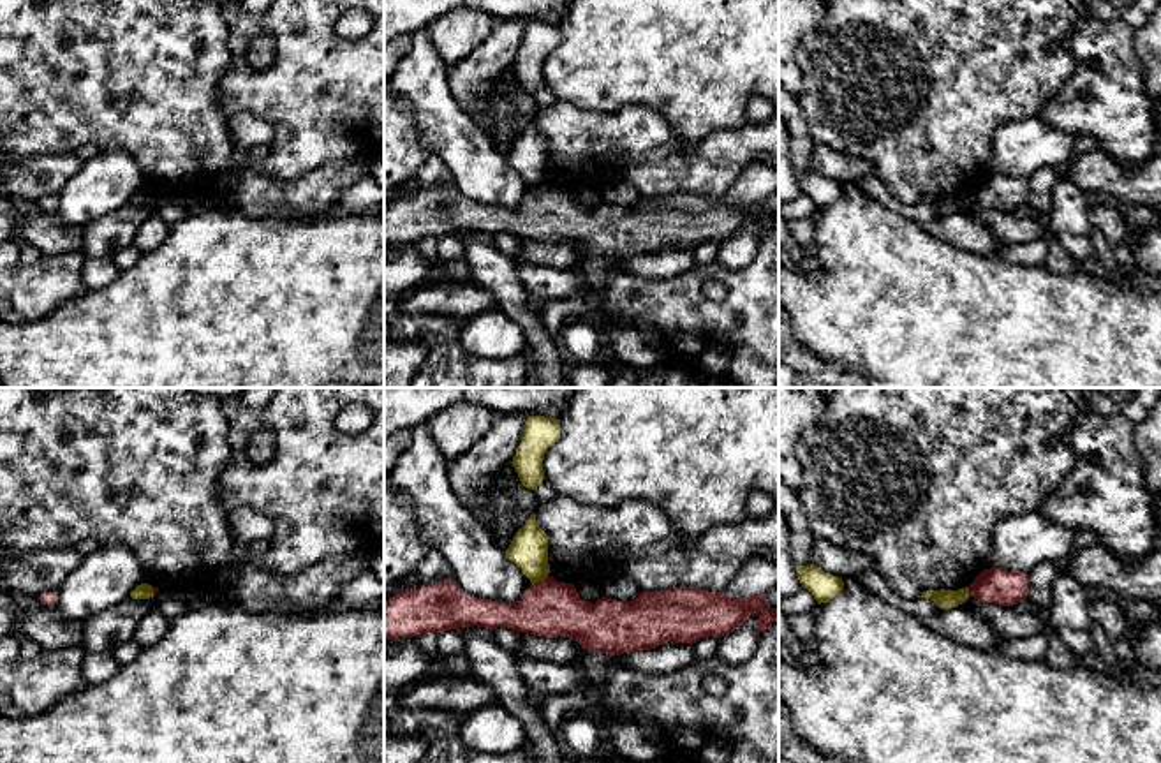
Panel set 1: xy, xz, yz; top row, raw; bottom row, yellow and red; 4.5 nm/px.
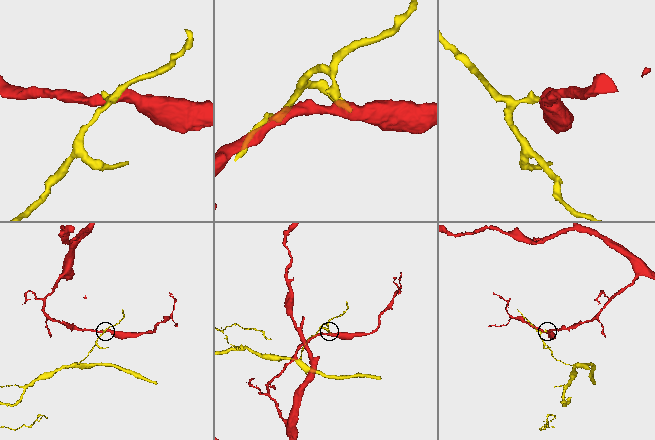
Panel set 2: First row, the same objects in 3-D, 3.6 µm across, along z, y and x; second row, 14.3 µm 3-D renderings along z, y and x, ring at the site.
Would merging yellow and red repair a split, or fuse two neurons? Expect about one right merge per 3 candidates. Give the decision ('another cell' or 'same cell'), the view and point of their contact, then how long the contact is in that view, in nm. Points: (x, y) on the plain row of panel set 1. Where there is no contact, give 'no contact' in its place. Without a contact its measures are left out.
another cell | xz (539, 185) | 90 nm

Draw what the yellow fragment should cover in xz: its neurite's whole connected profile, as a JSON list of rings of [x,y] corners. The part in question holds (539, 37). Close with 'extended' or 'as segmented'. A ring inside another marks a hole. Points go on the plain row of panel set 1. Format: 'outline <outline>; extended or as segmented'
outline [[[529,21],[513,72],[518,78],[521,90],[536,95],[544,85],[543,65],[550,51],[560,42],[560,25],[544,21]]]; as segmented

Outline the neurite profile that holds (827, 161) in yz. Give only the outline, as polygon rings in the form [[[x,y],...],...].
[[[819,143],[812,146],[810,162],[816,173],[839,183],[860,183],[863,178],[877,173],[869,160],[840,153]]]

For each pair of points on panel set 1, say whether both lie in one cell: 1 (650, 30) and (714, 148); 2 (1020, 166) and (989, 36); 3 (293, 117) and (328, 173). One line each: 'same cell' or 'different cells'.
1: different cells
2: different cells
3: different cells

